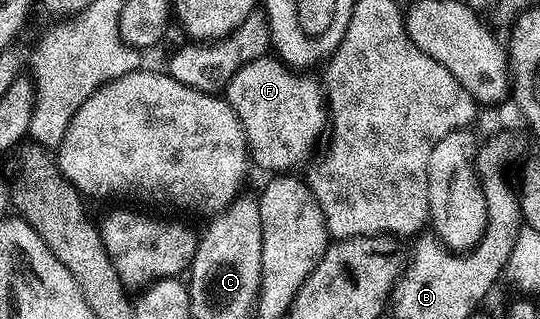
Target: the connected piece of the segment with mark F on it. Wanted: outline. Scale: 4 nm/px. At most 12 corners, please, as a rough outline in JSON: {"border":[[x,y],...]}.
{"border":[[266,55],[223,90],[261,169],[293,171],[330,124],[322,82]]}

